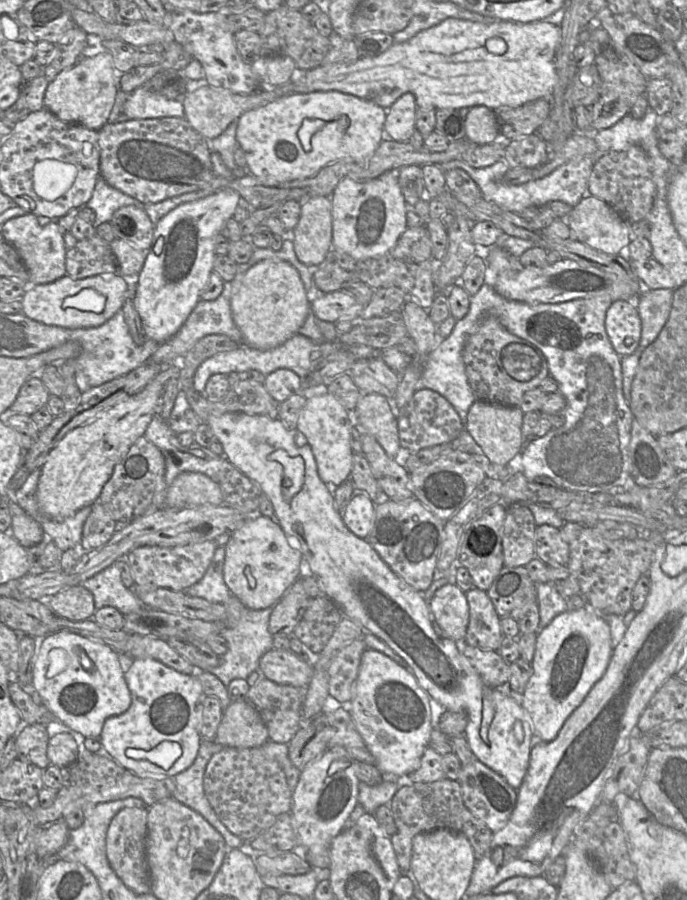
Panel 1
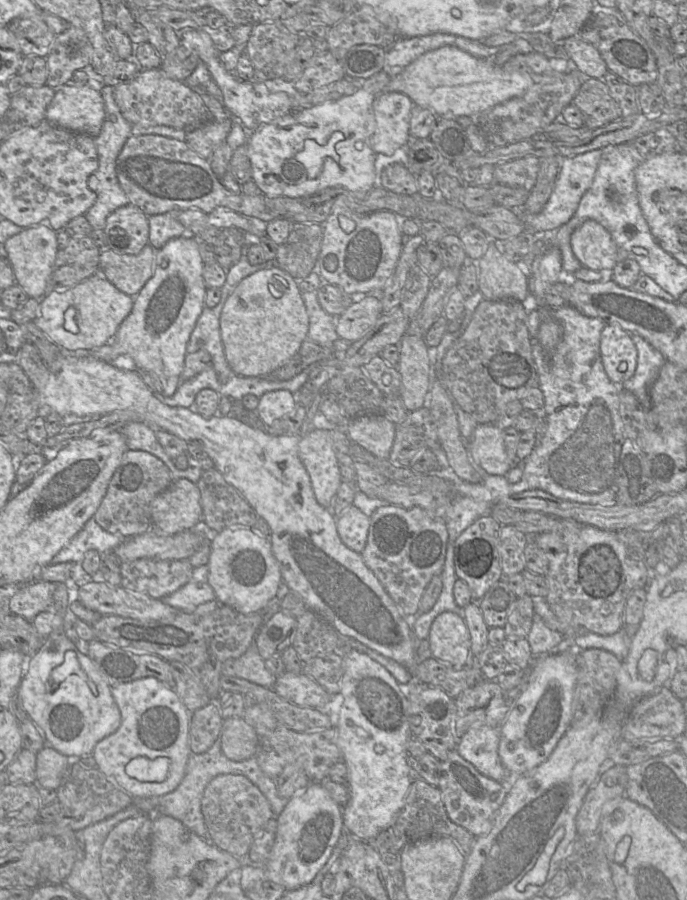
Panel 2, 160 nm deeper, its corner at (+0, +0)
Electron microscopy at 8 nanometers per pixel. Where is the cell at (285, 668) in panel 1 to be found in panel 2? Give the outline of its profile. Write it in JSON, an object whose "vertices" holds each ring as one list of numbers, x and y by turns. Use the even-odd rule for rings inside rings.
{"vertices":[[284,671,276,677,272,688,279,697,300,707,322,707,330,695,313,679,302,672]]}

